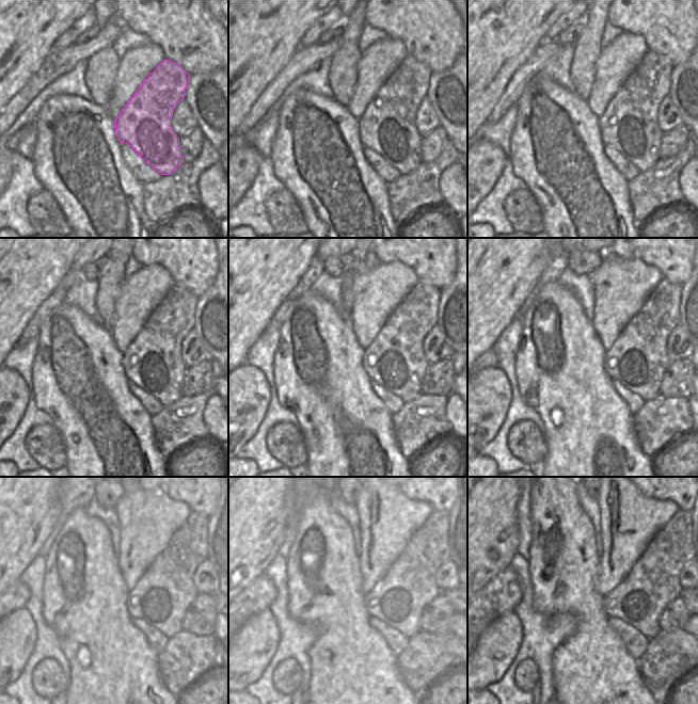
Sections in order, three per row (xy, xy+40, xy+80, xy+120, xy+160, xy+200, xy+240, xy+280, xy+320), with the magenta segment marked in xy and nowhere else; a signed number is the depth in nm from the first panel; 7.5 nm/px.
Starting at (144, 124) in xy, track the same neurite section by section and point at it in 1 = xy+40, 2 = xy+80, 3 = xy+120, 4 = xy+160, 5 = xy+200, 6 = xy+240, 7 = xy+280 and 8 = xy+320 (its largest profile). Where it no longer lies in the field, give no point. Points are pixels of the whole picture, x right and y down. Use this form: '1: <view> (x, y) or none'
1: xy+40 (387, 126)
2: xy+80 (629, 125)
3: xy+120 (153, 362)
4: xy+160 (395, 360)
5: xy+200 (638, 358)
6: xy+240 (161, 596)
7: xy+280 (399, 598)
8: xy+320 (639, 600)

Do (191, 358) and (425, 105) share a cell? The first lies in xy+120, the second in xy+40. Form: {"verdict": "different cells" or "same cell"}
{"verdict": "same cell"}

